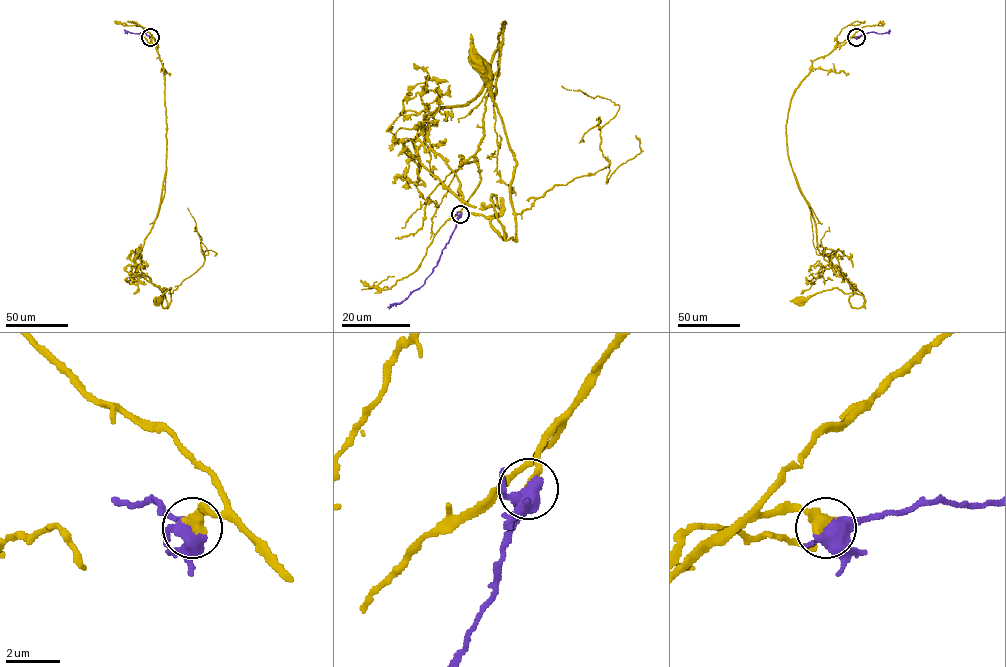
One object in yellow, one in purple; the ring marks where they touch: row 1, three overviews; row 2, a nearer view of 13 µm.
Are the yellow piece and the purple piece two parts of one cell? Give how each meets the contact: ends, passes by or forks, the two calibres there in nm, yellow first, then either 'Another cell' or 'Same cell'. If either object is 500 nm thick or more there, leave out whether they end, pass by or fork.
At the ring yellow ends. At the ring purple forks. Thickness 480 nm (yellow) against 440 nm. Same cell

